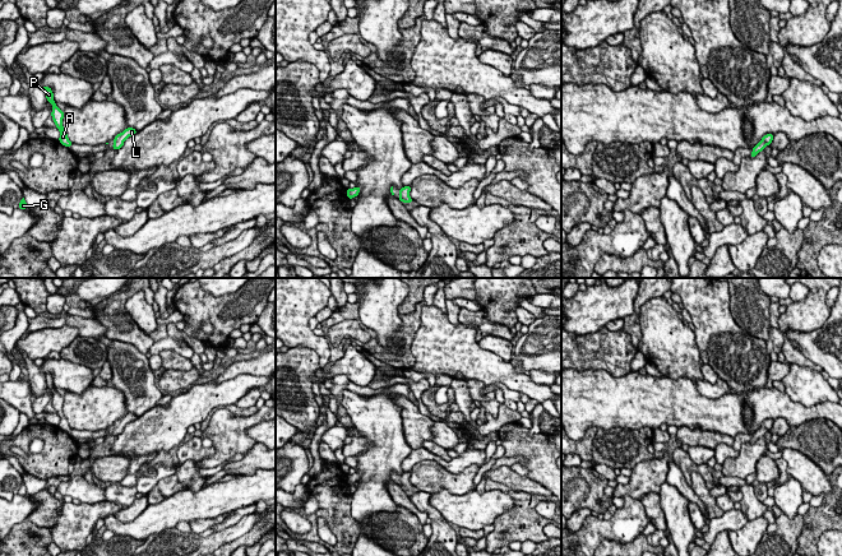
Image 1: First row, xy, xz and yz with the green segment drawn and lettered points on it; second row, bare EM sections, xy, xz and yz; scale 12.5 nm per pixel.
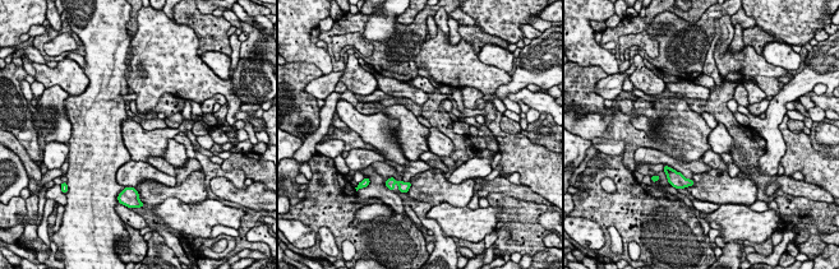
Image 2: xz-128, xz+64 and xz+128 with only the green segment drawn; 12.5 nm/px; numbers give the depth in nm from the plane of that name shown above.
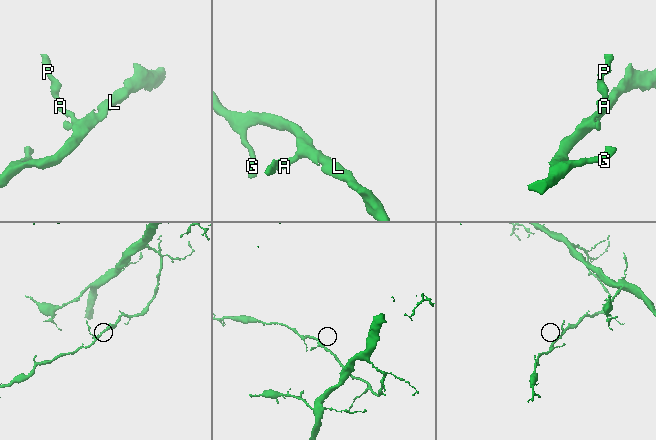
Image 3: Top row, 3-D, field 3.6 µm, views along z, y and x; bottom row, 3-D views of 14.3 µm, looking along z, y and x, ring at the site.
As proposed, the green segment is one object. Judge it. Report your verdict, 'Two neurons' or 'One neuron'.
One neuron

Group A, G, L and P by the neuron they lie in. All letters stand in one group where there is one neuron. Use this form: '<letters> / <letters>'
A G L P

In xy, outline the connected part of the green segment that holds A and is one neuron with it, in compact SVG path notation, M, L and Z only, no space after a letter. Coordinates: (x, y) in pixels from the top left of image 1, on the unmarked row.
M43 372L46 375L46 384L47 384L47 388L50 388L52 390L52 398L51 398L51 402L52 402L52 407L55 408L56 413L59 414L60 417L60 423L59 423L59 427L70 434L71 432L71 427L69 426L68 423L68 420L65 418L64 416L64 412L63 412L63 404L64 404L64 397L61 397L57 391L56 391L56 388L54 386L54 379L52 379L52 375L50 372Z

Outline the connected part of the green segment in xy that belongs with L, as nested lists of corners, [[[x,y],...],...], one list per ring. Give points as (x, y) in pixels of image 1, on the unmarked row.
[[[126,413],[122,418],[117,420],[115,423],[114,423],[114,431],[112,431],[112,435],[117,436],[120,435],[122,431],[124,431],[124,427],[137,420],[138,417],[133,413]]]

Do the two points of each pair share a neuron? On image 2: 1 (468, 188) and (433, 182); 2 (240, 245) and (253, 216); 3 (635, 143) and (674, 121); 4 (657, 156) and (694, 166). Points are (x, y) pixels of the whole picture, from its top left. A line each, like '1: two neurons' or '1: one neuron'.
1: one neuron
2: one neuron
3: one neuron
4: one neuron

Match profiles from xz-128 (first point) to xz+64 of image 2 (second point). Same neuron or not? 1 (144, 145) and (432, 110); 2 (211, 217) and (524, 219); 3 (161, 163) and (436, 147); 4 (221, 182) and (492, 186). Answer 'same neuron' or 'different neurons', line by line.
1: different neurons
2: different neurons
3: different neurons
4: same neuron

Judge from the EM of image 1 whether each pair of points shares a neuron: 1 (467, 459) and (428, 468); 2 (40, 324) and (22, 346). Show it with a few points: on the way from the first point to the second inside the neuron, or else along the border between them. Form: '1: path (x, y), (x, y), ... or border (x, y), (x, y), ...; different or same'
1: border (471, 466), (450, 473), (421, 460), (411, 471); different
2: border (63, 325), (36, 329), (23, 337); different

